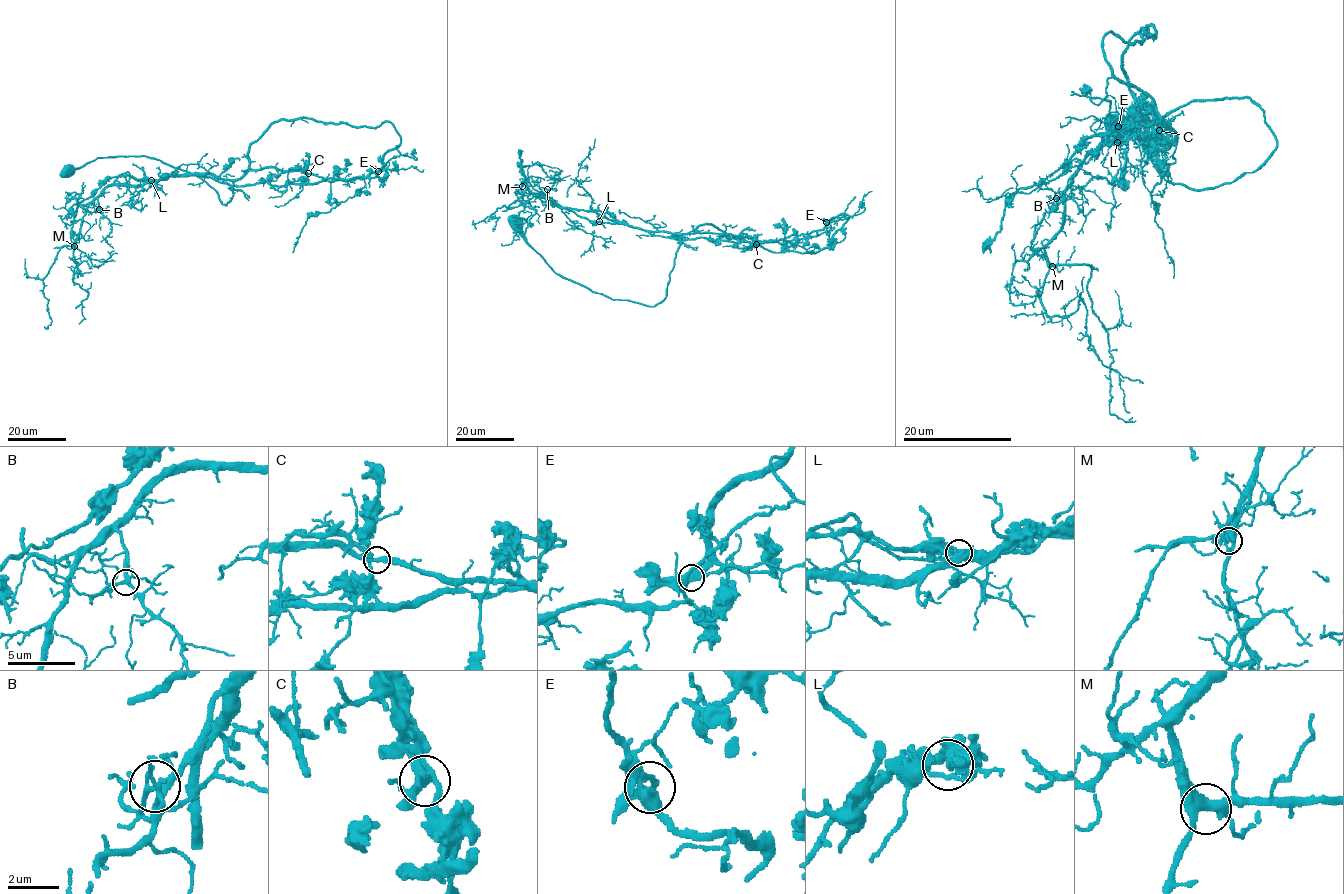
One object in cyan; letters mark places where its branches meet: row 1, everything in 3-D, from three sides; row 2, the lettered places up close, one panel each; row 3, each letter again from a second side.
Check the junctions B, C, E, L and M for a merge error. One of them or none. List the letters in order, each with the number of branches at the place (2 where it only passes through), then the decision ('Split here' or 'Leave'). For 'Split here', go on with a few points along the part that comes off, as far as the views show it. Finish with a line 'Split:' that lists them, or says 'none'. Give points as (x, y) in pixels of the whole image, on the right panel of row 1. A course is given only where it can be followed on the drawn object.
B: Branches: 4. Leave
C: Branches: 4. Leave
E: Branches: 4. Leave
L: Branches: 4. Leave
M: Branches: 4. Leave
Split: none

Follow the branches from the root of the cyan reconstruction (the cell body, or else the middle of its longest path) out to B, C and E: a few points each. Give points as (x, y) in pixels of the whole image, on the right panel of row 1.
B: (1122, 121), (1249, 98), (1276, 149), (1231, 182), (1189, 189), (1156, 170), (1143, 137), (1118, 136), (1056, 198)
C: (1122, 121), (1249, 98), (1276, 149), (1231, 182), (1189, 189), (1168, 182), (1140, 144), (1140, 119), (1159, 130)
E: (1122, 121), (1249, 98), (1276, 149), (1231, 182), (1189, 189), (1151, 159), (1160, 131), (1151, 141), (1118, 126)

